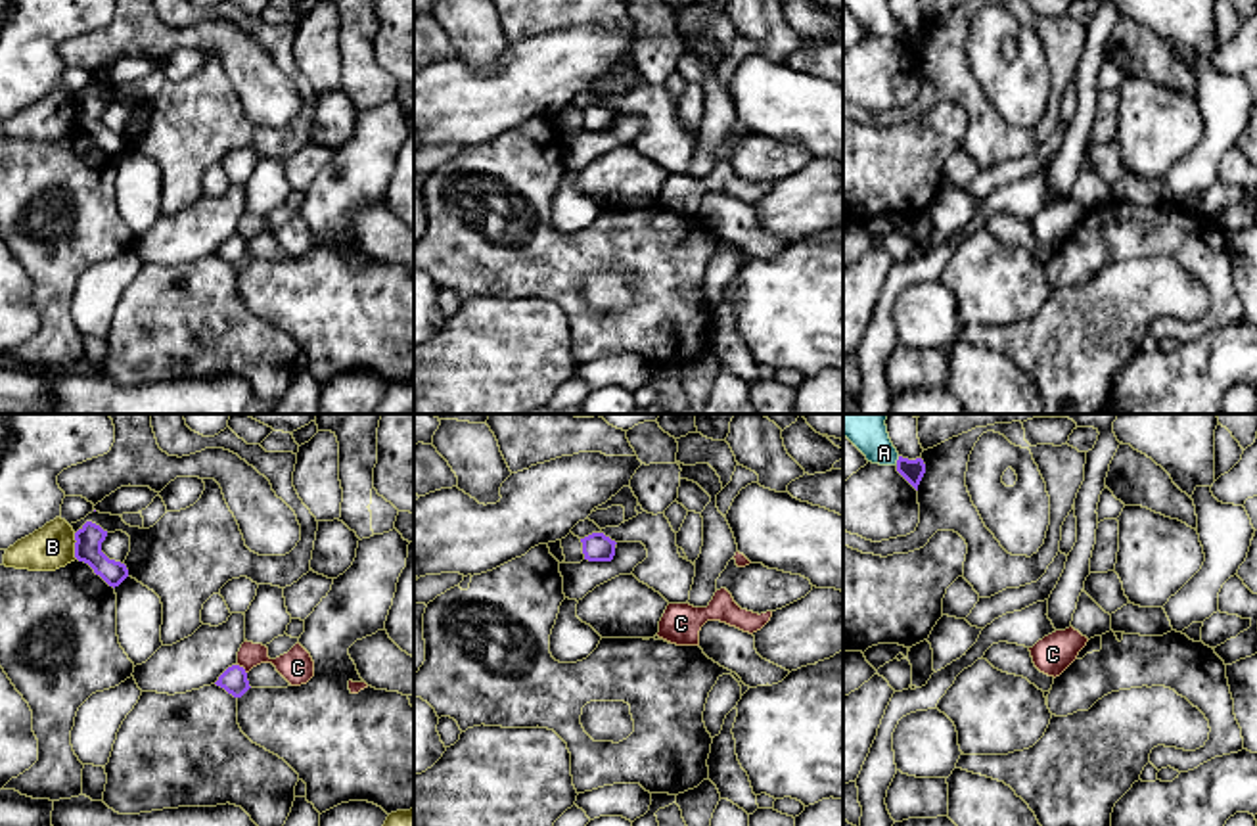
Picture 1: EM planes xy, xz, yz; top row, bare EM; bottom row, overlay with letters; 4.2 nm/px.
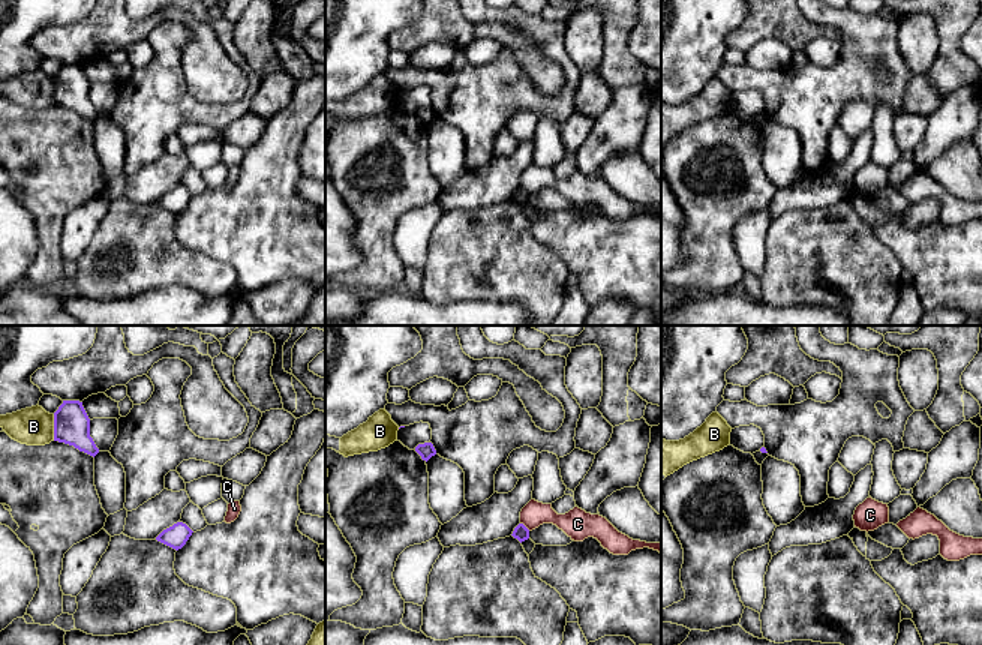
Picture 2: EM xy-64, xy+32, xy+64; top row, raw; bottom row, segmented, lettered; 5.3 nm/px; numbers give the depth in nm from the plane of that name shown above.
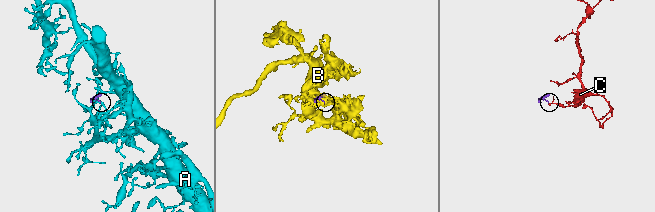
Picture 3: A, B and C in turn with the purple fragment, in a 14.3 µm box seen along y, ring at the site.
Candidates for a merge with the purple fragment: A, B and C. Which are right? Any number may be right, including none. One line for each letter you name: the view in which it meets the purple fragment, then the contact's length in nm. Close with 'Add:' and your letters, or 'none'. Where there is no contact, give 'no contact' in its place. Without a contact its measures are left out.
A: yz | 40 nm
Add: A

